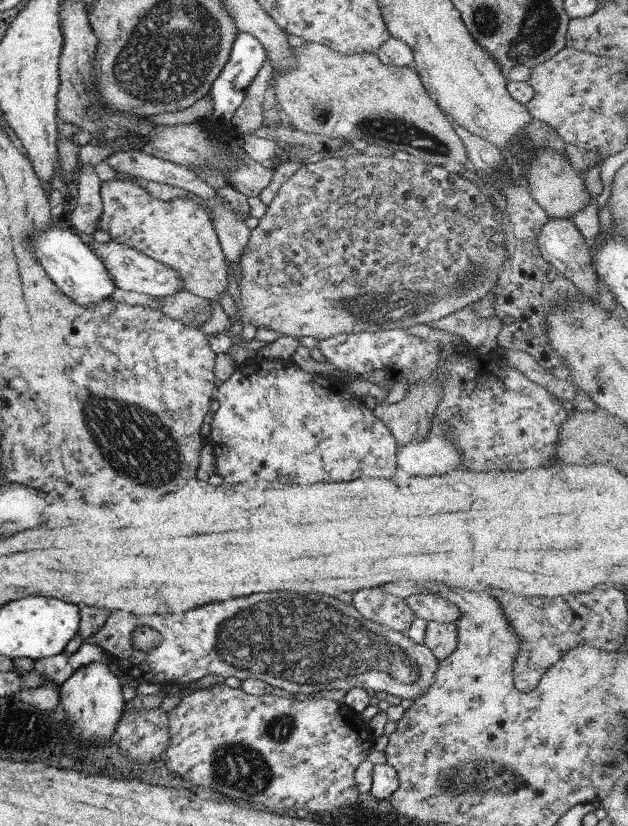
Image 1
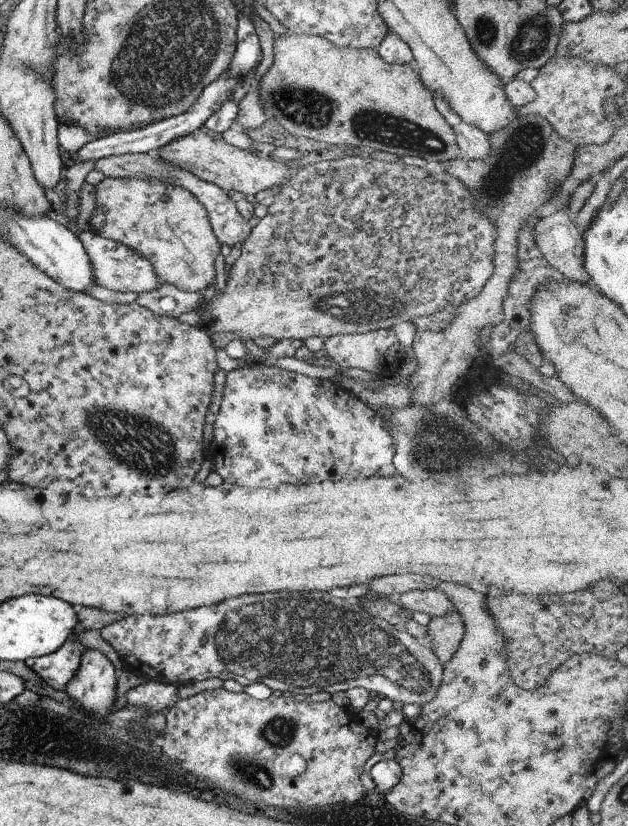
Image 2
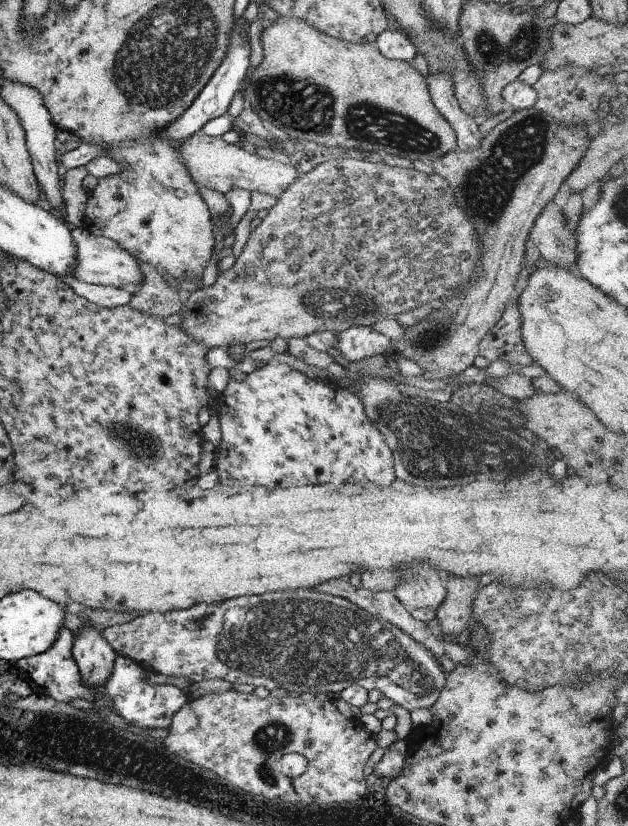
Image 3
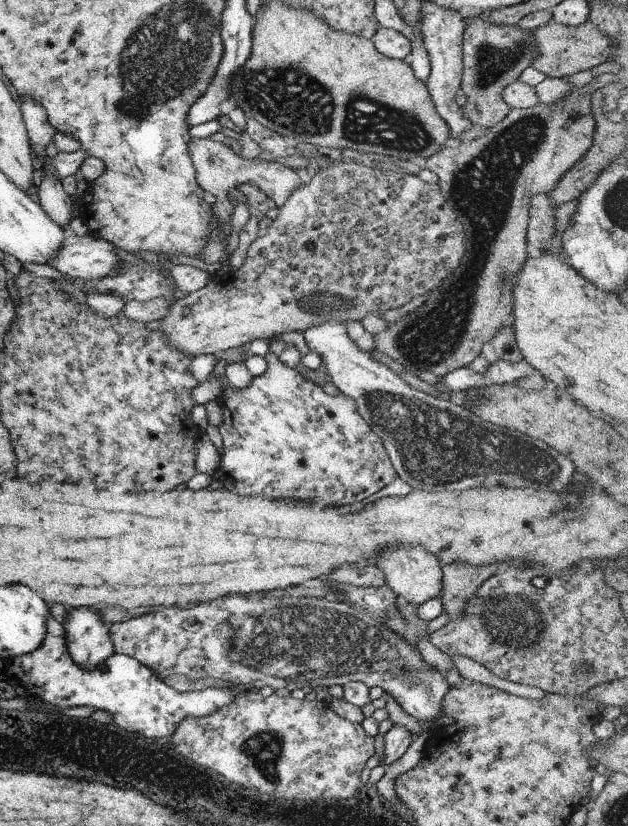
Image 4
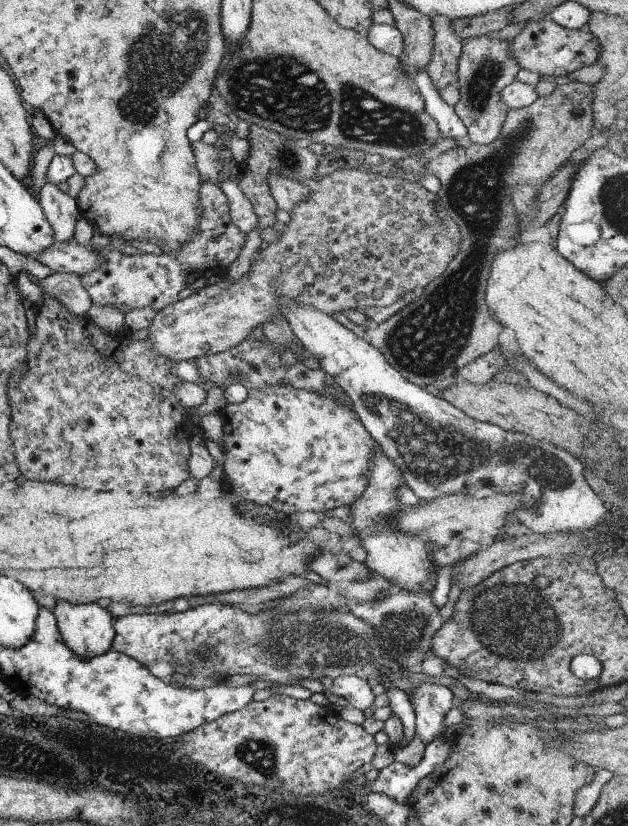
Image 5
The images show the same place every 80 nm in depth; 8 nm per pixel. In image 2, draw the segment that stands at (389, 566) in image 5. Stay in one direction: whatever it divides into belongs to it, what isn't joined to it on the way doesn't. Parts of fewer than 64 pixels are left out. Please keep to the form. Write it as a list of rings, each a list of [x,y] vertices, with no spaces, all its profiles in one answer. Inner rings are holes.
[[[415,590],[403,593],[397,601],[400,605],[412,613],[423,613],[429,618],[446,617],[454,606],[441,592],[434,590]]]

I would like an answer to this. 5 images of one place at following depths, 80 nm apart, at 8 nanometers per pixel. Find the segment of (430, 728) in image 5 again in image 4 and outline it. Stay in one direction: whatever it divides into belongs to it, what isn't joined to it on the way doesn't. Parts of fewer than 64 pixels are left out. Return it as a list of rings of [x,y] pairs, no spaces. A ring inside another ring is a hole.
[[[231,596],[231,598],[221,598],[221,600],[213,600],[213,602],[201,602],[189,610],[179,610],[179,608],[164,609],[165,612],[152,611],[147,614],[142,614],[138,617],[127,620],[121,623],[112,623],[108,628],[110,641],[112,642],[112,649],[115,653],[121,653],[135,660],[138,660],[143,666],[146,666],[149,670],[155,670],[156,672],[166,672],[170,674],[183,674],[188,679],[195,678],[215,678],[215,680],[225,680],[235,682],[236,684],[254,684],[256,688],[260,689],[263,686],[269,686],[274,691],[279,688],[286,688],[289,692],[299,688],[303,691],[311,691],[313,688],[328,688],[329,686],[343,686],[349,681],[359,681],[363,683],[367,688],[371,686],[379,686],[383,692],[391,696],[397,704],[416,720],[434,720],[441,716],[441,699],[444,697],[445,691],[450,684],[446,679],[442,678],[441,673],[427,665],[421,659],[419,651],[405,639],[402,639],[398,634],[390,632],[388,626],[382,623],[376,616],[370,615],[363,609],[352,607],[345,601],[335,602],[327,601],[323,597],[301,597],[301,612],[299,612],[299,598],[293,598],[293,596],[281,596],[281,598],[275,598],[275,596],[257,596],[257,600],[251,600],[247,596]]]

